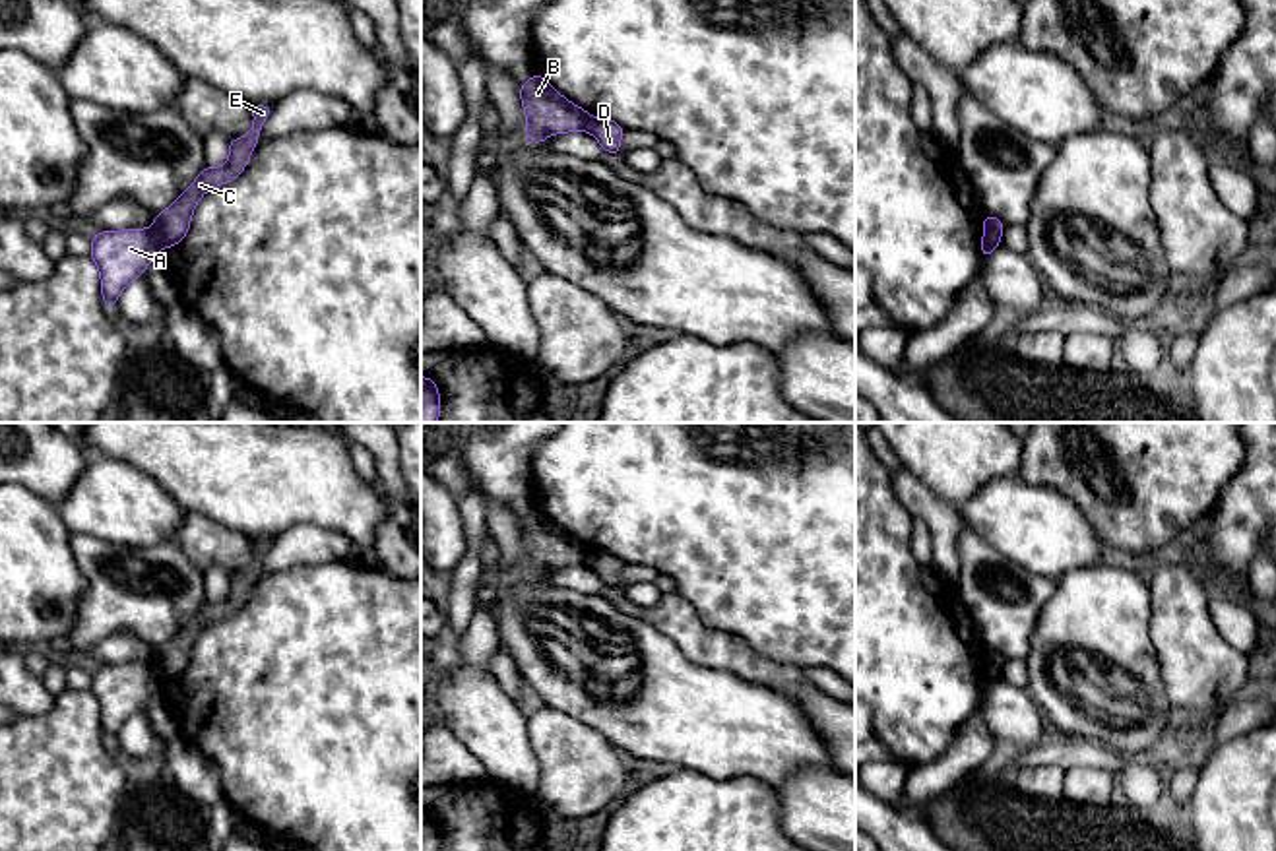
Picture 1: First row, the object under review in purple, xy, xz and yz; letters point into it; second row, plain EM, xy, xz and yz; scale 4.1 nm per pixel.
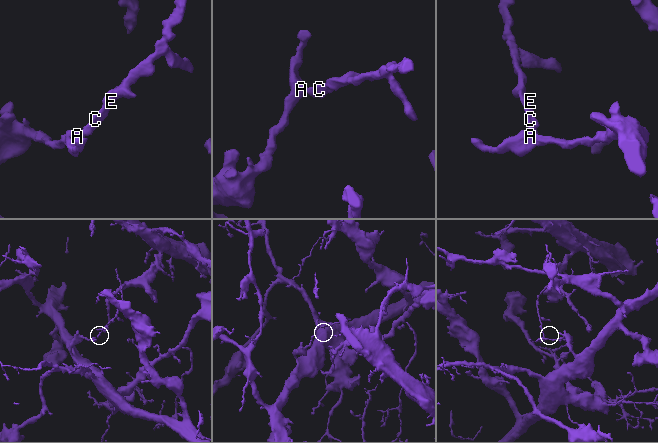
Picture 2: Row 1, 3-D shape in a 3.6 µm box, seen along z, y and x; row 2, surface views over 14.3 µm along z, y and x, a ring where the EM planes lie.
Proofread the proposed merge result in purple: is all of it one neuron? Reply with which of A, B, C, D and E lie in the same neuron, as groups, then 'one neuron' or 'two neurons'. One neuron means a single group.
A B / C D E; two neurons

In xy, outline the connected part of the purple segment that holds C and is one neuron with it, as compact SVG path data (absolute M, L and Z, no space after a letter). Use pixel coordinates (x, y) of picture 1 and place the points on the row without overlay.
M250 539L254 558L246 570L229 574L229 595L223 601L206 599L188 624L155 649L151 665L161 682L173 682L186 671L196 638L207 624L231 616L246 603L271 541Z

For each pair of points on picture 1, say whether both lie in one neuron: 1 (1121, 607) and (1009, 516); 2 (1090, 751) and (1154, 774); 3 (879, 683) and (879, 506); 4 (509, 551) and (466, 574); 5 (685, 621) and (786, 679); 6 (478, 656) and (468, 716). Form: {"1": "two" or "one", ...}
{"1": "two", "2": "one", "3": "one", "4": "two", "5": "one", "6": "two"}

